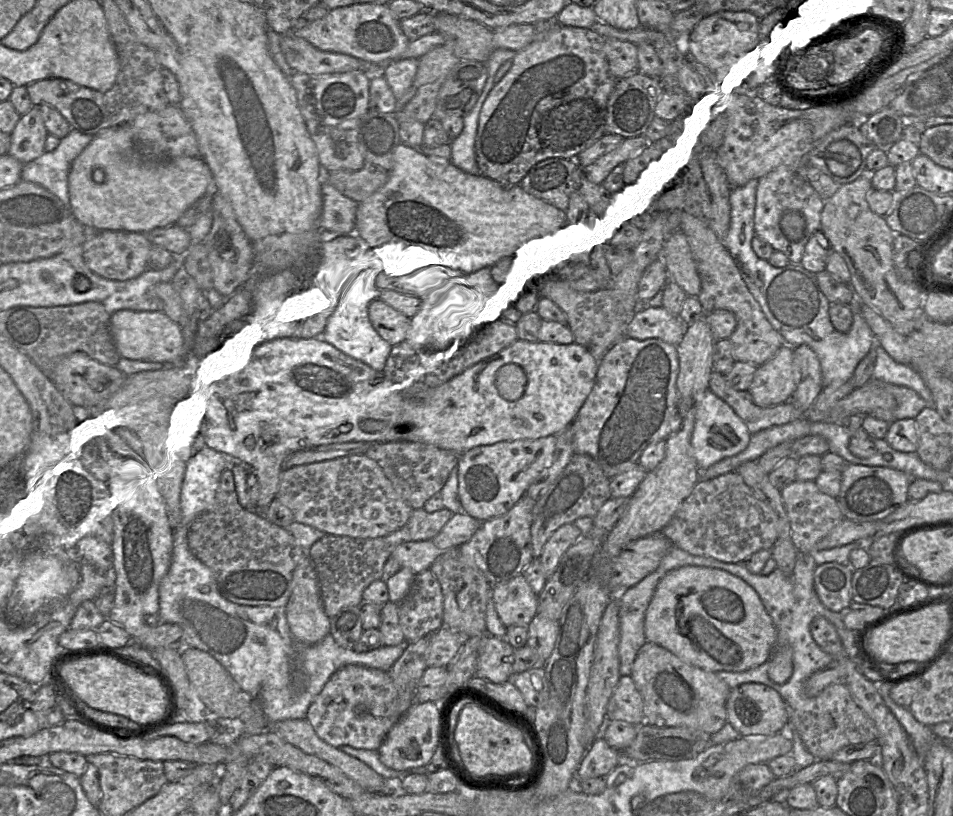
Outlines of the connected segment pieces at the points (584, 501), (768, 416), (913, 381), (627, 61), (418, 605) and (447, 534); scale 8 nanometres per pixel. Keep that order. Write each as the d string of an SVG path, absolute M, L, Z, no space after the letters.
M574 453L564 470L537 499L531 523L532 556L539 558L544 545L562 525L581 517L594 517L601 506L611 498L611 479L605 476L599 464L587 454Z
M716 371L710 375L709 389L734 410L751 434L772 426L787 424L804 416L793 406L790 399L773 407L756 405L749 391L735 390L728 384L725 375Z
M875 344L871 349L876 352L872 379L911 388L928 402L929 406L933 406L931 391L911 366L896 362L880 345Z
M604 38L604 52L614 78L619 81L639 73L637 46L627 41Z
M429 569L415 574L408 594L398 603L398 616L407 644L444 625L441 585Z
M464 512L453 513L449 521L431 541L440 550L458 548L471 539L481 526L481 522Z

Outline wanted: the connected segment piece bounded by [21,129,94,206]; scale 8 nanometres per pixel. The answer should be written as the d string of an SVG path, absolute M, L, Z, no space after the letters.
M71 129L55 150L23 165L21 180L41 185L69 206L68 174L71 164L93 137Z

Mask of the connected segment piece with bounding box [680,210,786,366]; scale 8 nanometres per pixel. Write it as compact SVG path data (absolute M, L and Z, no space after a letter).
M680 210L680 214L680 230L687 238L701 280L701 290L697 298L703 311L731 311L737 320L737 326L729 337L735 362L748 362L757 366L764 364L786 345L782 335L773 328L749 291L735 259L724 242L699 218L684 210Z

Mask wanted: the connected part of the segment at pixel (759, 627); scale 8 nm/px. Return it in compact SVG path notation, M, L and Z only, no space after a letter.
M702 566L674 569L659 581L646 610L644 631L647 641L667 649L692 666L714 673L756 668L770 659L777 642L776 627L756 591L725 570Z

